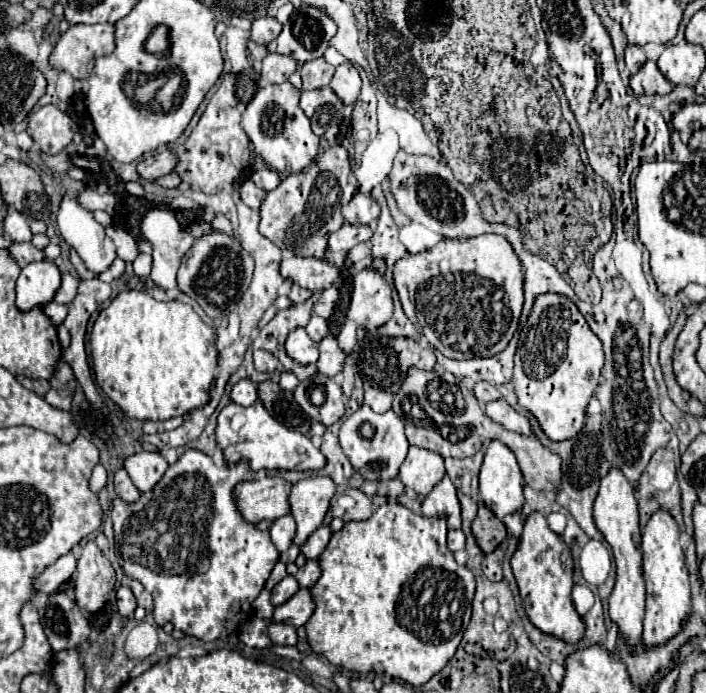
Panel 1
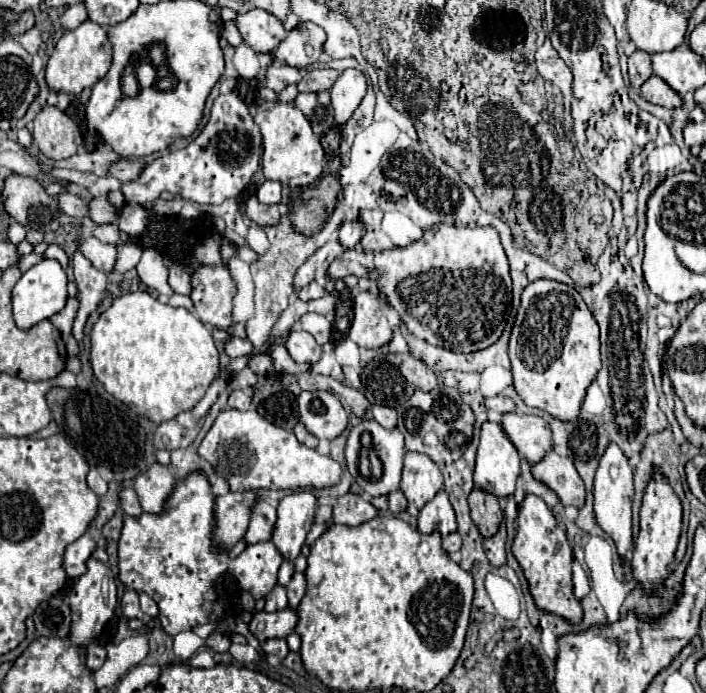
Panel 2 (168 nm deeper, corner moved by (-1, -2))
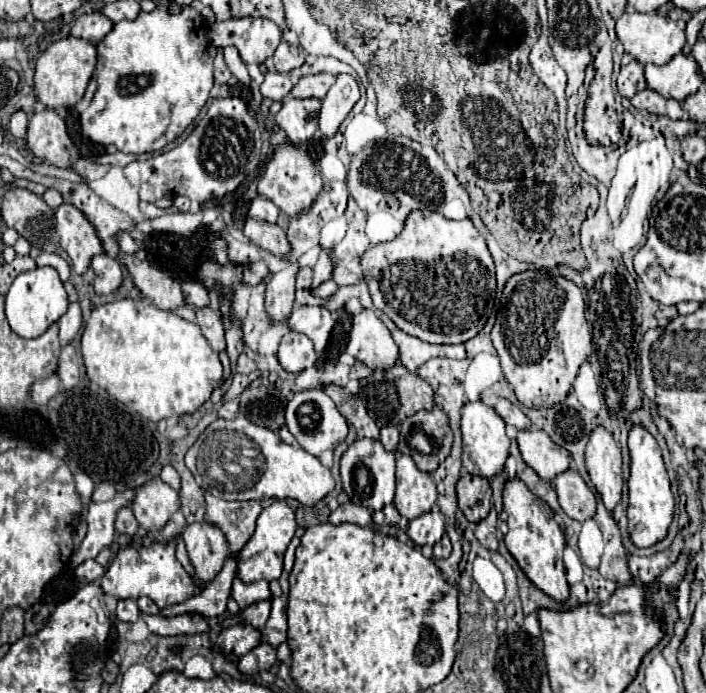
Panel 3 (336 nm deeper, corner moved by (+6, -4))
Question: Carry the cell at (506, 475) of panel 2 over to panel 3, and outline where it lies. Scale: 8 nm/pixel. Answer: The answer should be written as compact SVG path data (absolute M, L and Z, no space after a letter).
M482 401L466 403L462 407L462 419L460 419L460 431L462 431L462 465L472 475L482 475L492 479L496 473L502 471L510 439L506 435L506 423L504 419L490 407L486 407Z

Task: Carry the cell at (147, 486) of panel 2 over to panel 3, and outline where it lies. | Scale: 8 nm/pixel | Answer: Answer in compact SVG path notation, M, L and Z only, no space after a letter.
M160 479L142 485L132 503L132 513L146 533L160 531L178 509L178 493Z

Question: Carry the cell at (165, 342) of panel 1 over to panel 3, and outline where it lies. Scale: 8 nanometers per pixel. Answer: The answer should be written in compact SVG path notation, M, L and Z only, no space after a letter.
M120 299L100 305L92 311L82 333L82 357L86 375L92 383L106 389L114 399L138 411L142 417L158 423L160 419L196 413L204 401L210 399L214 385L222 379L222 365L218 353L202 335L196 323L178 317L172 311L154 307L148 299Z

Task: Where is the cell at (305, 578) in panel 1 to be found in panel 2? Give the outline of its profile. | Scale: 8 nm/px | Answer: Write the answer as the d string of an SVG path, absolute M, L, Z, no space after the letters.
M295 573L291 583L287 585L287 597L289 597L289 605L297 607L299 601L303 599L307 591L307 581L305 581L305 573Z

